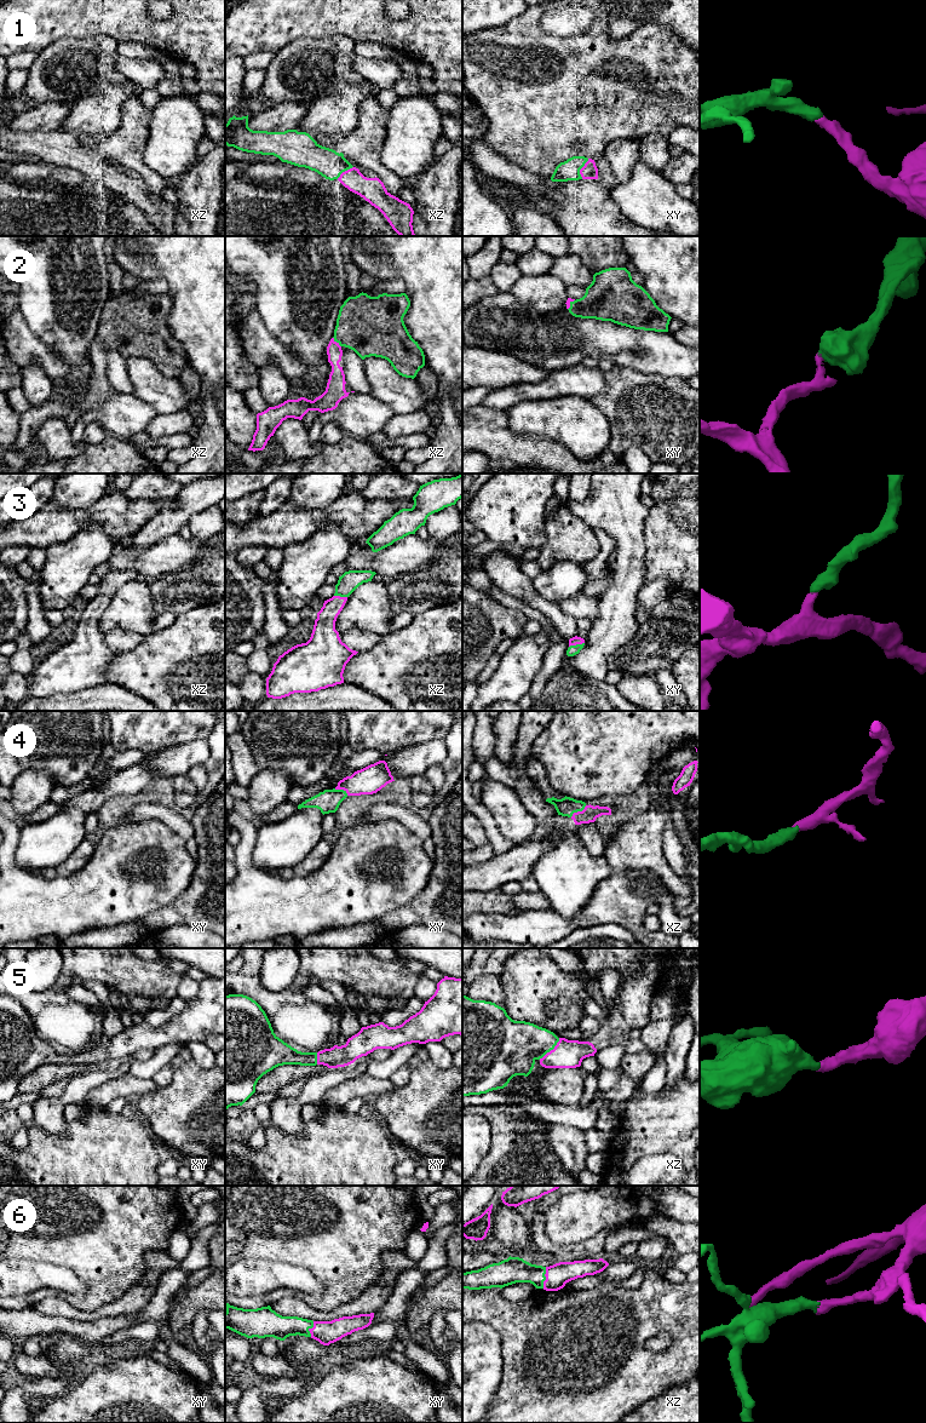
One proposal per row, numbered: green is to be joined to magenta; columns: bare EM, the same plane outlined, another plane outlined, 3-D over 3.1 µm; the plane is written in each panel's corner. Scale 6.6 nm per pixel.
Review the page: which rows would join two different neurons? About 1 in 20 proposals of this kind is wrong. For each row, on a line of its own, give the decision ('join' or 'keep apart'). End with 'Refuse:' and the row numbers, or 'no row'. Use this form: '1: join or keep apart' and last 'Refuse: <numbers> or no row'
1: join
2: join
3: join
4: join
5: join
6: join
Refuse: no row

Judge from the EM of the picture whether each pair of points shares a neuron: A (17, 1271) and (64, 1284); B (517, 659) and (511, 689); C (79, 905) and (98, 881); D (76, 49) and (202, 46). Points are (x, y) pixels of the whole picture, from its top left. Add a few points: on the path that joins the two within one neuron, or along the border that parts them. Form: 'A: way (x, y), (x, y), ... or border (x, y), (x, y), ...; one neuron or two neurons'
A: way (29, 1275), (52, 1277); one neuron
B: way (517, 666), (511, 682); one neuron
C: way (85, 899), (97, 887); one neuron
D: border (90, 35), (110, 35), (118, 42); two neurons

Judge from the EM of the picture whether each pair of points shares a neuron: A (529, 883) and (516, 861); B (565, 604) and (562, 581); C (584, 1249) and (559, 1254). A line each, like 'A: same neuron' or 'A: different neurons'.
A: different neurons
B: different neurons
C: same neuron

